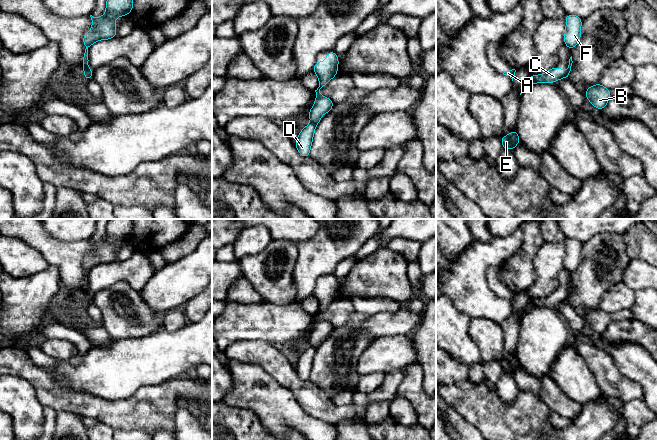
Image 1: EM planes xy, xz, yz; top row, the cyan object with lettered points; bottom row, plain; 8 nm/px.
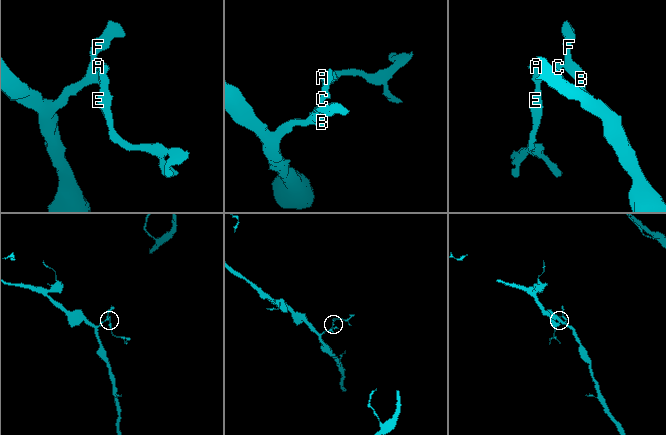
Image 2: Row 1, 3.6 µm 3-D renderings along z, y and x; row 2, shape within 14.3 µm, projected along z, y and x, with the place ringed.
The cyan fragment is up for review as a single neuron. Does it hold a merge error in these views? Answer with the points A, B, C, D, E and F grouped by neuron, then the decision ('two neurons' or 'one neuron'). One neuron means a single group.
A C E / B D F; two neurons

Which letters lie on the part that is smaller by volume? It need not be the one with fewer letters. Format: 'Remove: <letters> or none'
Remove: A, C, E

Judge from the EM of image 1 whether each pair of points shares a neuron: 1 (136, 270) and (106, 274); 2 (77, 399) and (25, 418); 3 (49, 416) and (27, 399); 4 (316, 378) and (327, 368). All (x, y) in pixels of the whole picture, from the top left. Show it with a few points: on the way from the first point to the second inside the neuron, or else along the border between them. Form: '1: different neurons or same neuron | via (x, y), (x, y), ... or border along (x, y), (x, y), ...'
1: same neuron | via (129, 270), (113, 272)
2: different neurons | border along (32, 386), (43, 407)
3: different neurons | border along (44, 407), (42, 429)
4: same neuron | via (319, 376), (324, 371)

